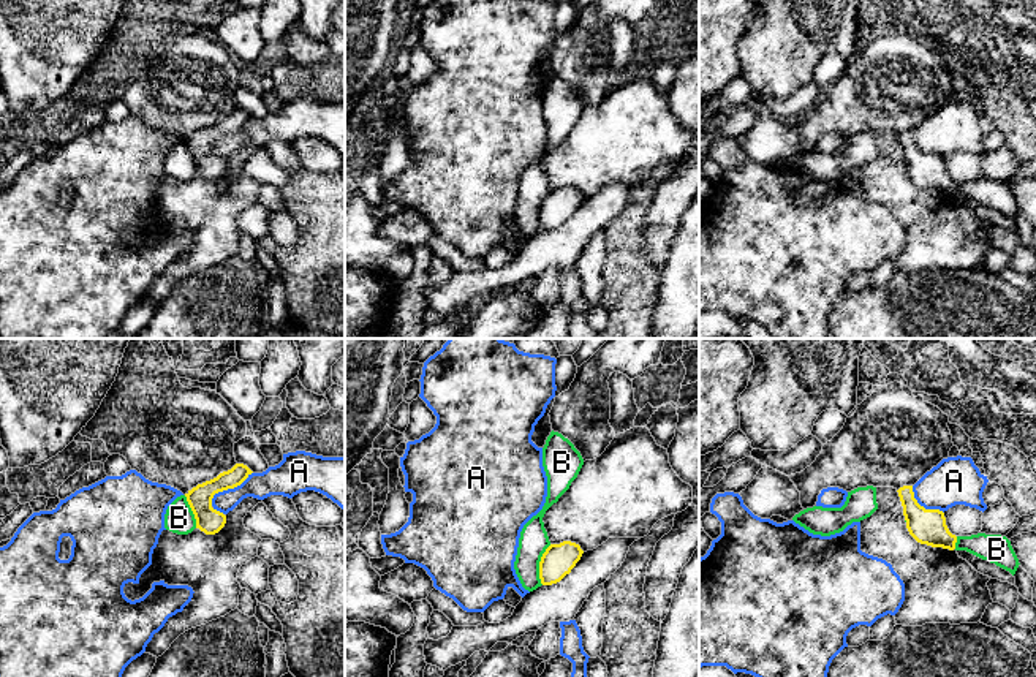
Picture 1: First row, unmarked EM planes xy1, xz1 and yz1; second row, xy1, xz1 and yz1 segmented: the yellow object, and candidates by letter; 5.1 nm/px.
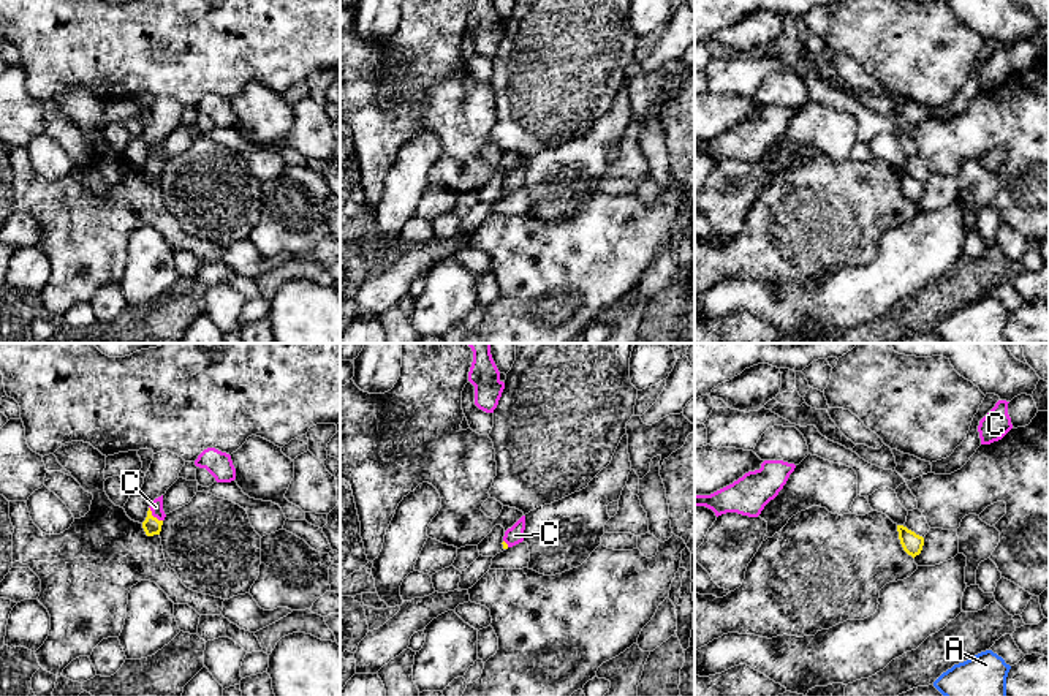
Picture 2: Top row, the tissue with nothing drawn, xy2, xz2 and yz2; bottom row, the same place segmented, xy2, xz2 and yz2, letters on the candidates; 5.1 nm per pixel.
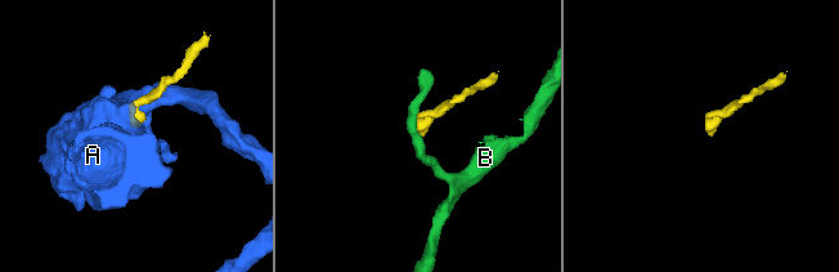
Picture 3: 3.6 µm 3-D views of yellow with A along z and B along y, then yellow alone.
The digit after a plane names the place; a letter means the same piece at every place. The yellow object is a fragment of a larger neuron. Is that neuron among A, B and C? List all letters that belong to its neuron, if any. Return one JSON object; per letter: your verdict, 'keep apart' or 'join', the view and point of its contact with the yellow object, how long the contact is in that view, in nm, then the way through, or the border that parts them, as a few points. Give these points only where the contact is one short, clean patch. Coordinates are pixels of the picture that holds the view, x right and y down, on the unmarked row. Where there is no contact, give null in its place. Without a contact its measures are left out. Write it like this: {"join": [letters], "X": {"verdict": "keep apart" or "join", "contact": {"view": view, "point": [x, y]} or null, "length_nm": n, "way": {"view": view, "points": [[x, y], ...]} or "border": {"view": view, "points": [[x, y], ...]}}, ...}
{"join": ["C"], "A": {"verdict": "keep apart", "contact": {"view": "xy1", "point": [228, 133]}, "length_nm": 280, "border": {"view": "xy1", "points": [[252, 117], [239, 130], [219, 136], [211, 151]]}}, "B": {"verdict": "keep apart", "contact": {"view": "xz1", "point": [540, 211]}, "length_nm": 220, "border": {"view": "xz1", "points": [[551, 190], [540, 208], [541, 230]]}}, "C": {"verdict": "join", "contact": {"view": "xy2", "point": [152, 162]}, "length_nm": 100, "way": {"view": "xy2", "points": [[152, 171], [152, 162], [155, 152]]}}}

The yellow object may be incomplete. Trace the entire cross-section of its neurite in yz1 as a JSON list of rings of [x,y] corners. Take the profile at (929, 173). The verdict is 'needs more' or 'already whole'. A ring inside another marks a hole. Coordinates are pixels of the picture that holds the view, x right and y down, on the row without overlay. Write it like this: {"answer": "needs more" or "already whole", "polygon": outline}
{"answer": "already whole", "polygon": [[[903,131],[897,138],[909,180],[921,190],[954,196],[957,182],[949,177],[944,158],[921,152],[914,144],[913,131]]]}

